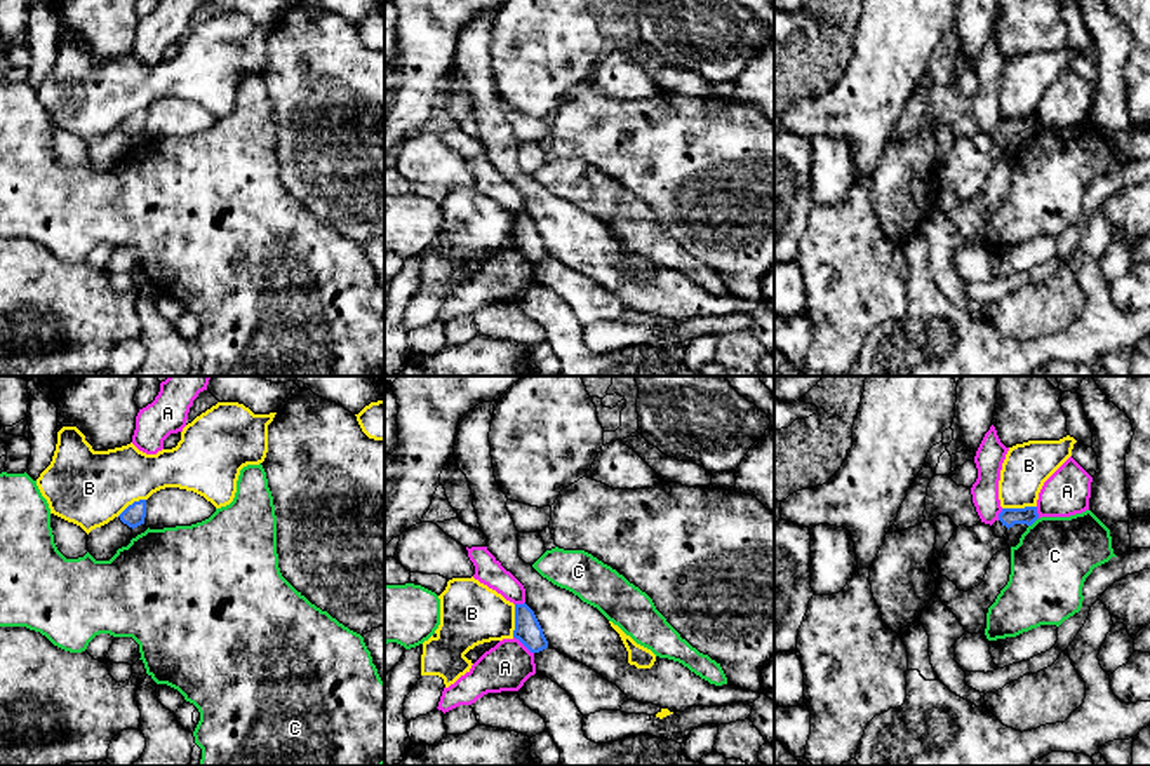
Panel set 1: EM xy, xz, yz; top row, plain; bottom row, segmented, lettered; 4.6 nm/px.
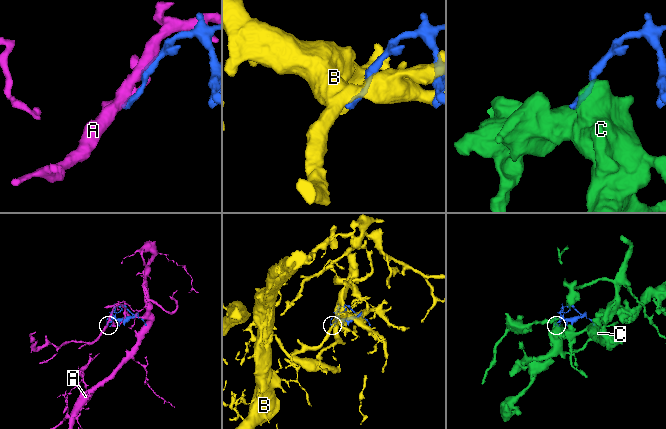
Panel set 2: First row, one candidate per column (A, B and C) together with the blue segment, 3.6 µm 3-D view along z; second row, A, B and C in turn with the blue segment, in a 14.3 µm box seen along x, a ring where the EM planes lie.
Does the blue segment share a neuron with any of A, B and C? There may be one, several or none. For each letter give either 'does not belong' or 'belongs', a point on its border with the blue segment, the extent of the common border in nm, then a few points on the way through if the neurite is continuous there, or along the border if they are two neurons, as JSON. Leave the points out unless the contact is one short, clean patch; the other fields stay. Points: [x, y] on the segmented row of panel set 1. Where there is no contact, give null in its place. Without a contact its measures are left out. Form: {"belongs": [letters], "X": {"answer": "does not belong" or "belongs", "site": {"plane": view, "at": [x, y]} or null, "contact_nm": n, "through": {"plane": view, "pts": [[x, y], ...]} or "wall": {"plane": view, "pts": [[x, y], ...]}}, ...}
{"belongs": [], "A": {"answer": "does not belong", "site": {"plane": "xz", "at": [524, 645]}, "contact_nm": 130}, "B": {"answer": "does not belong", "site": {"plane": "yz", "at": [1018, 509]}, "contact_nm": 160}, "C": {"answer": "does not belong", "site": {"plane": "yz", "at": [1032, 523]}, "contact_nm": 60, "wall": {"plane": "yz", "pts": [[1037, 517], [1029, 526]]}}}

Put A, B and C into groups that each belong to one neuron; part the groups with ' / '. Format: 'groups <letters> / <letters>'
groups A / B / C

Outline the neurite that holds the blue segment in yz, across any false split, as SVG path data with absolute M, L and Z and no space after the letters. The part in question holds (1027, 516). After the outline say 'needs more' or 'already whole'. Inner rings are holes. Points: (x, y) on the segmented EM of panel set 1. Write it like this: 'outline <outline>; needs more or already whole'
outline M1037 507L1002 508L1002 512L999 514L997 526L993 527L993 533L997 538L1004 538L1006 531L1014 524L1032 526L1037 519Z; needs more

